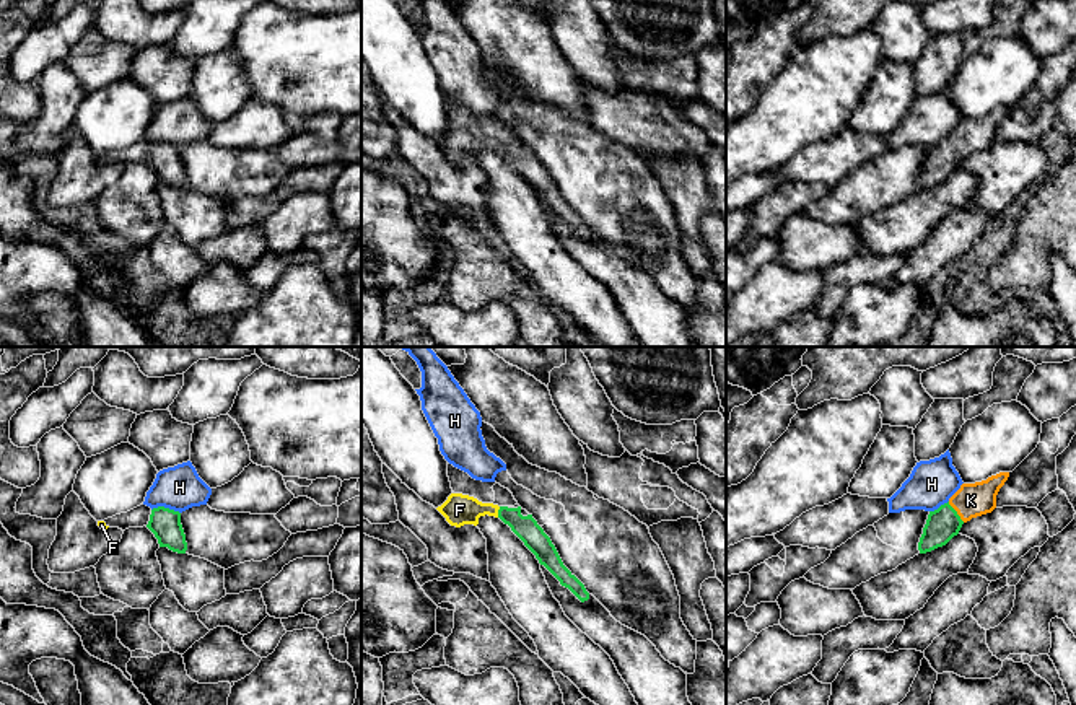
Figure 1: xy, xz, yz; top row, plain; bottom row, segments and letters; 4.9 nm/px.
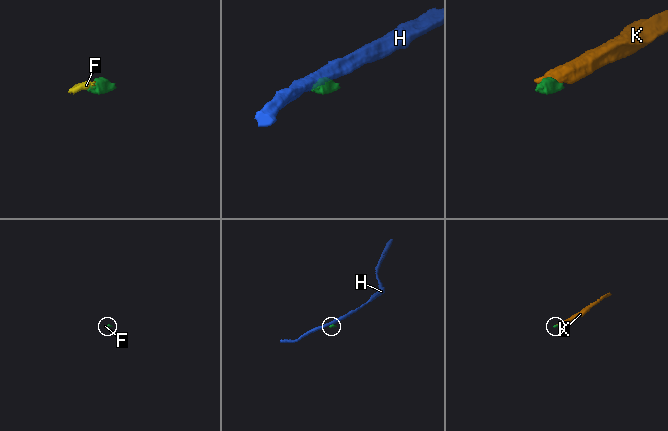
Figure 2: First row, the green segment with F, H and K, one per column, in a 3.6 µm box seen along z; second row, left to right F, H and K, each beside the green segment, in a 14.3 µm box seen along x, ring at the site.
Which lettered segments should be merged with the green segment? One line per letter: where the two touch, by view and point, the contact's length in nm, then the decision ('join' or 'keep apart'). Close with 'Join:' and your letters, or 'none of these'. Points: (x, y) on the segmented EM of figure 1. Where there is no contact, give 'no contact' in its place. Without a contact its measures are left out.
F: xz (498, 512) | 60 nm | join
H: xy (166, 508) | 150 nm | keep apart
K: yz (956, 512) | 130 nm | join
Join: F, K

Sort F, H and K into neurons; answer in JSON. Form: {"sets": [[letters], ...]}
{"sets": [["F", "K"], ["H"]]}

